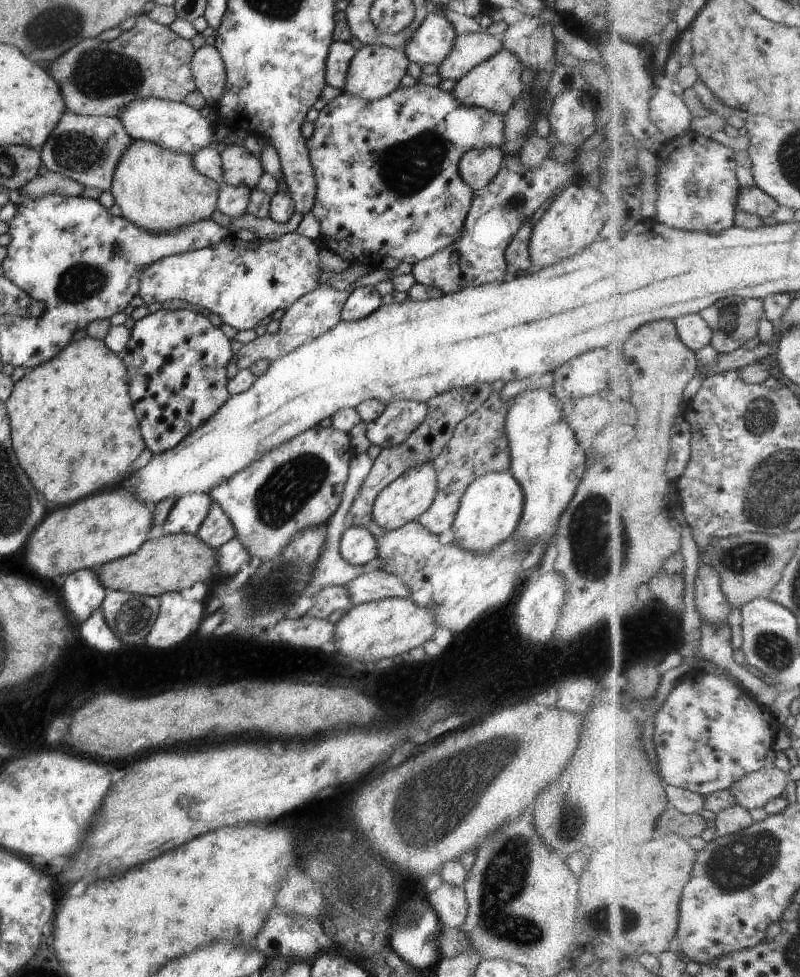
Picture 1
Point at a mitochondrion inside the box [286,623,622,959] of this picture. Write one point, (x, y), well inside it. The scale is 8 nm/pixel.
(428, 808)

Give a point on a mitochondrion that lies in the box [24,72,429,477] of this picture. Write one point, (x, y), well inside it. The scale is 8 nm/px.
(74, 150)

